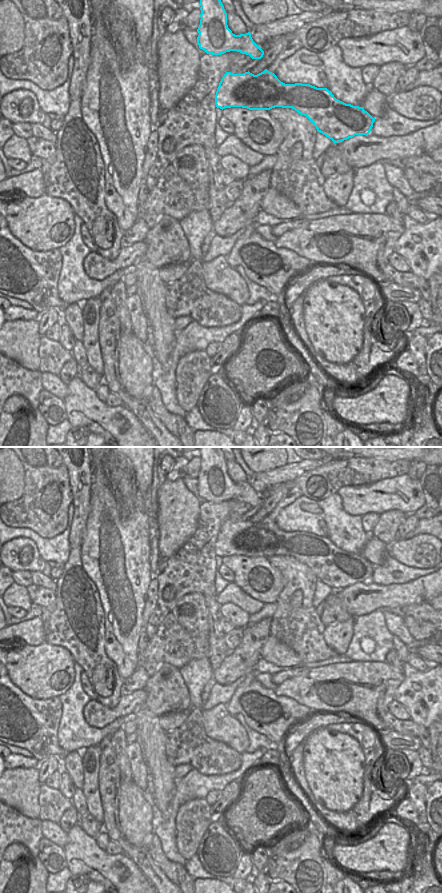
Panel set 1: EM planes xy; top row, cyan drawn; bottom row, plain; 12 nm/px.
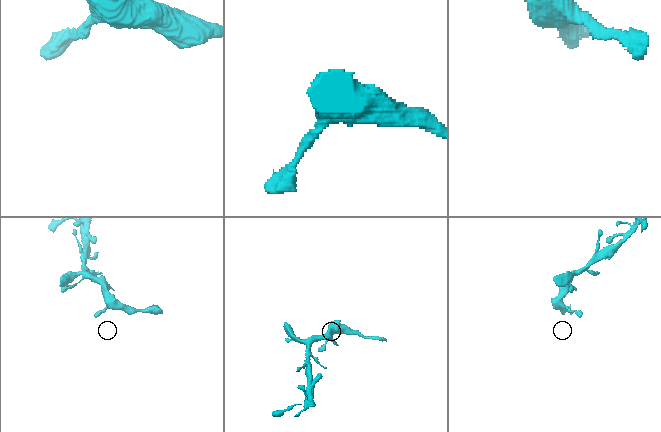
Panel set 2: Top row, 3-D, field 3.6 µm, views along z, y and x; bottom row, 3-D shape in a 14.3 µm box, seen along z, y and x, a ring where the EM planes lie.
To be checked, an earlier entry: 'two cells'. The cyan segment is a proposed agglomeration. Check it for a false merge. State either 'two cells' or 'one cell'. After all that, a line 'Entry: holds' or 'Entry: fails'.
one cell
Entry: fails

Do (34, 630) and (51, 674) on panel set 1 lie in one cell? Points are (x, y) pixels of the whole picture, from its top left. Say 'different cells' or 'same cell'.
different cells

